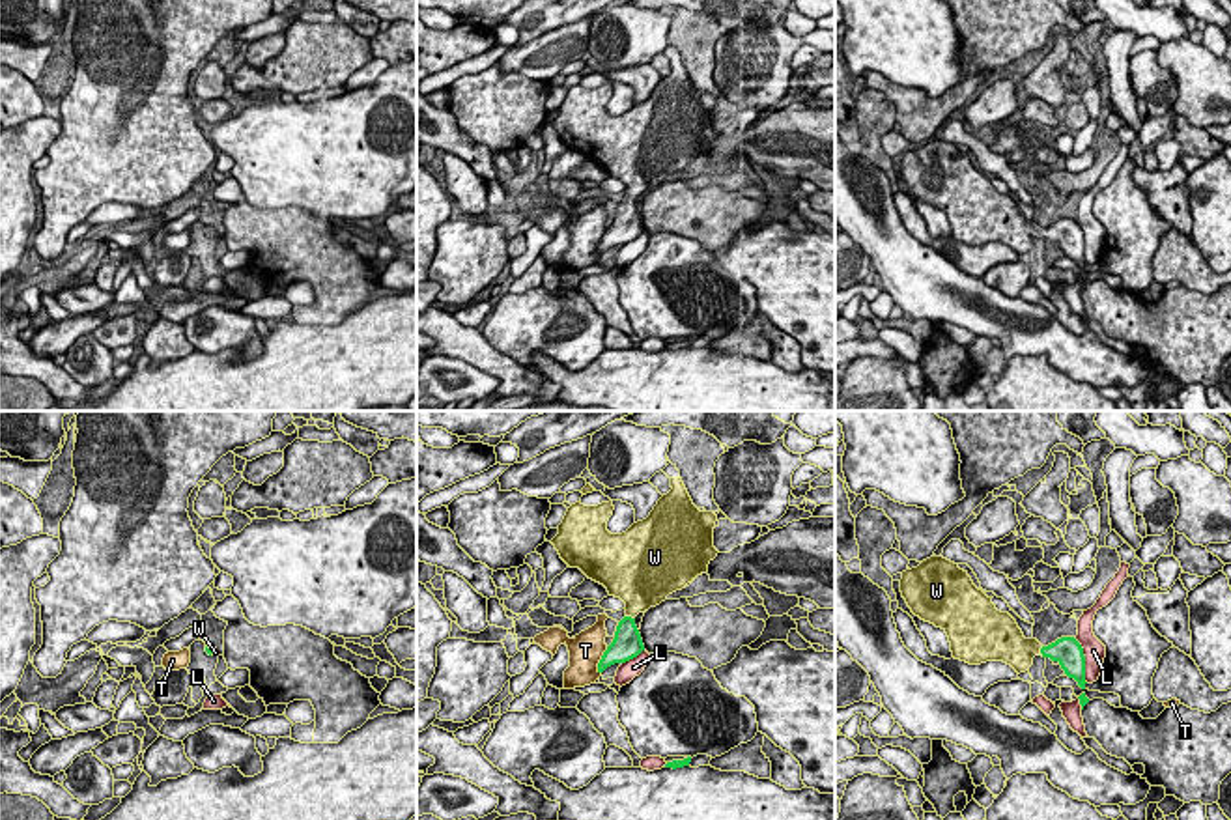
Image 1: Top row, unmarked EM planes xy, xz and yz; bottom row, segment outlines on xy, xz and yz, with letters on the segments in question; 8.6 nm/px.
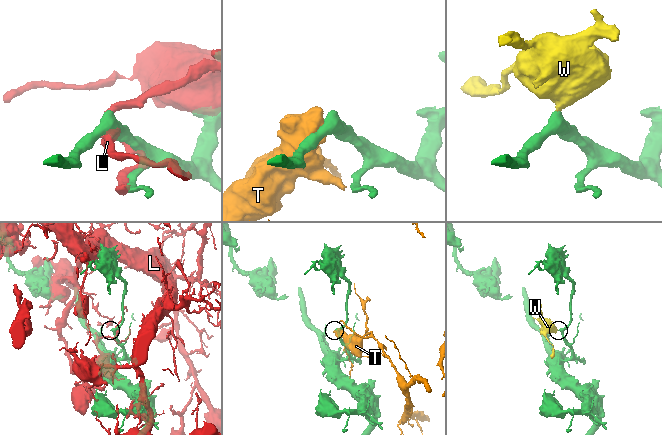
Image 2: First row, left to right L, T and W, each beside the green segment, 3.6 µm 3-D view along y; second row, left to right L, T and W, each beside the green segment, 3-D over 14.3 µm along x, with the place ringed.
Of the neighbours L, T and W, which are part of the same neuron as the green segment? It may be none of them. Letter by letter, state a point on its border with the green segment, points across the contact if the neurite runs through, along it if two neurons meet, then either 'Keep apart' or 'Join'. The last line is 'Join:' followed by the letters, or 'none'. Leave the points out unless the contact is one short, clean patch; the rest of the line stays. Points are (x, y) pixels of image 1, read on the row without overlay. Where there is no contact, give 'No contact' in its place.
L: Touches green at yz (1084, 243). Keep apart
T: Touches green at xz (600, 241). Boundary: xz (608, 228), (598, 245), (598, 254). Keep apart
W: Touches green at xz (630, 198). Path across: xz (626, 226), (630, 198), (637, 182), (637, 170). Join
Join: W

